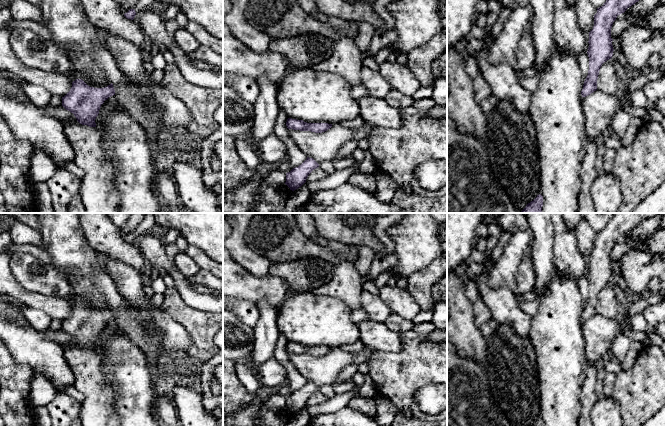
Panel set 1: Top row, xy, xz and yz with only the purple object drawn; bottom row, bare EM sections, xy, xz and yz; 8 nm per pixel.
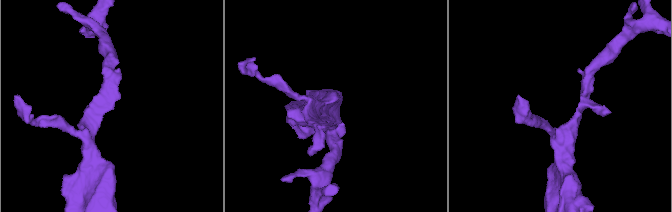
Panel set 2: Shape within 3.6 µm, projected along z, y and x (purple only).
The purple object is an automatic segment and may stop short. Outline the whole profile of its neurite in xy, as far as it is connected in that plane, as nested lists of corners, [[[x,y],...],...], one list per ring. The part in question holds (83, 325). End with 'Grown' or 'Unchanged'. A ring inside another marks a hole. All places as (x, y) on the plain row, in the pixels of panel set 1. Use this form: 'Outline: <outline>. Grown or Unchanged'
Outline: [[[76,303],[70,315],[62,321],[62,330],[73,337],[80,348],[96,351],[95,343],[101,329],[113,319],[115,314],[112,307],[104,312],[94,312],[82,303]]]. Unchanged

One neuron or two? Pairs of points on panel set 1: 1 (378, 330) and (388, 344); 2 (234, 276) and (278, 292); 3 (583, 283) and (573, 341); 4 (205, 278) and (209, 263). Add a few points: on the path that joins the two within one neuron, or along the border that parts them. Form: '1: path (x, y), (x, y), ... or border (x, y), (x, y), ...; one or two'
1: path (378, 333), (385, 341); one
2: path (245, 286), (249, 288), (267, 288); one
3: border (577, 281), (580, 297), (584, 304); two
4: border (201, 268), (212, 274); two

